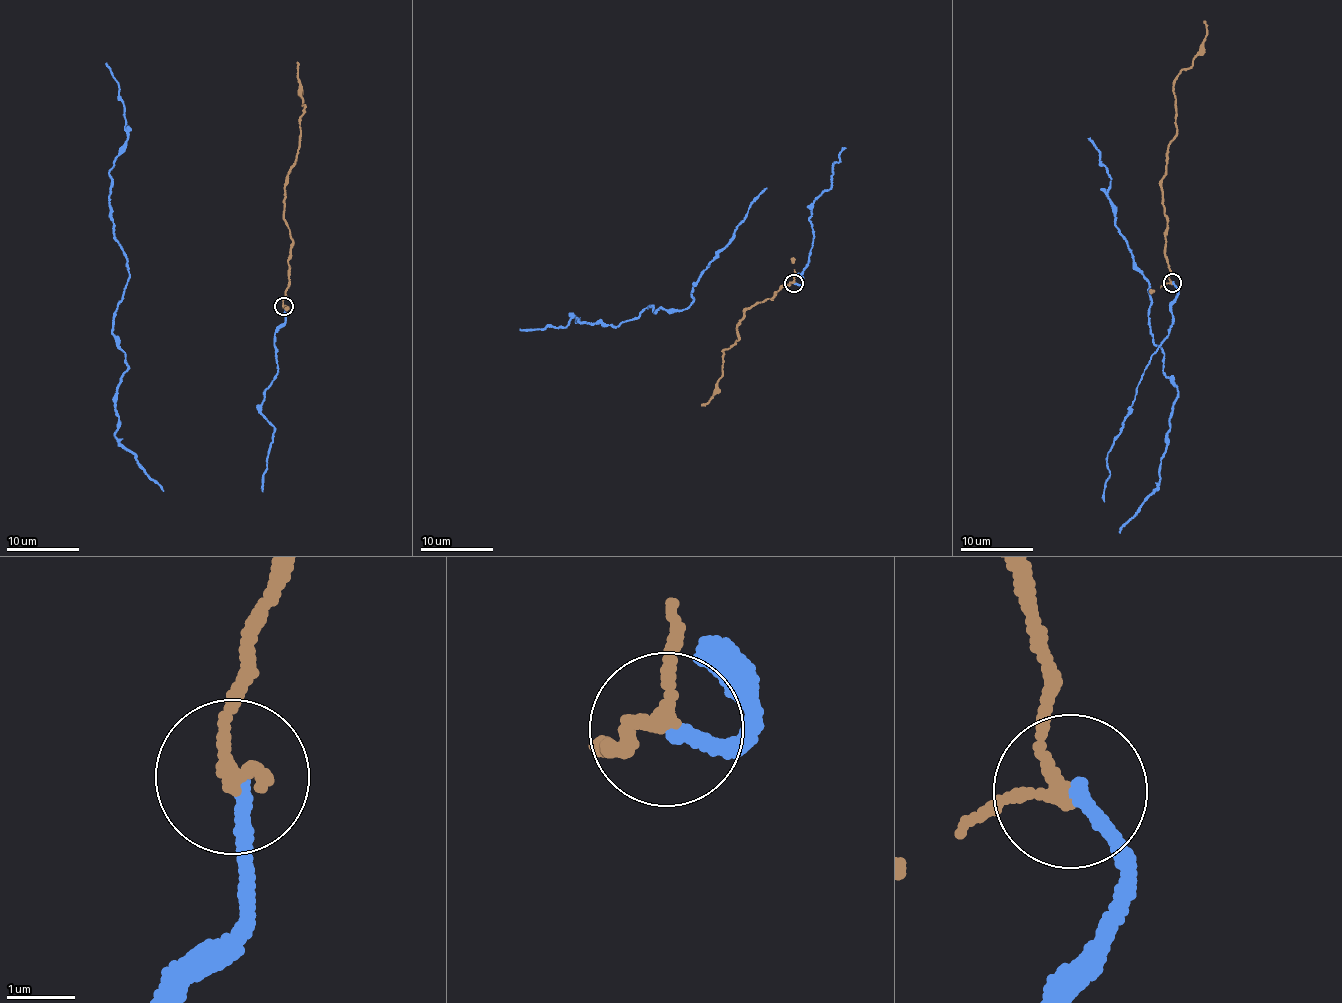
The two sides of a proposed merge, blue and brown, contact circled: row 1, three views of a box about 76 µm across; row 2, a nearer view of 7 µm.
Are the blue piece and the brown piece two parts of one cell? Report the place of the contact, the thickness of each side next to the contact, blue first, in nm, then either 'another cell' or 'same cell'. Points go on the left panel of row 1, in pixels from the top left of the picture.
place (284, 306); calibres 200 and 170 nm; same cell

